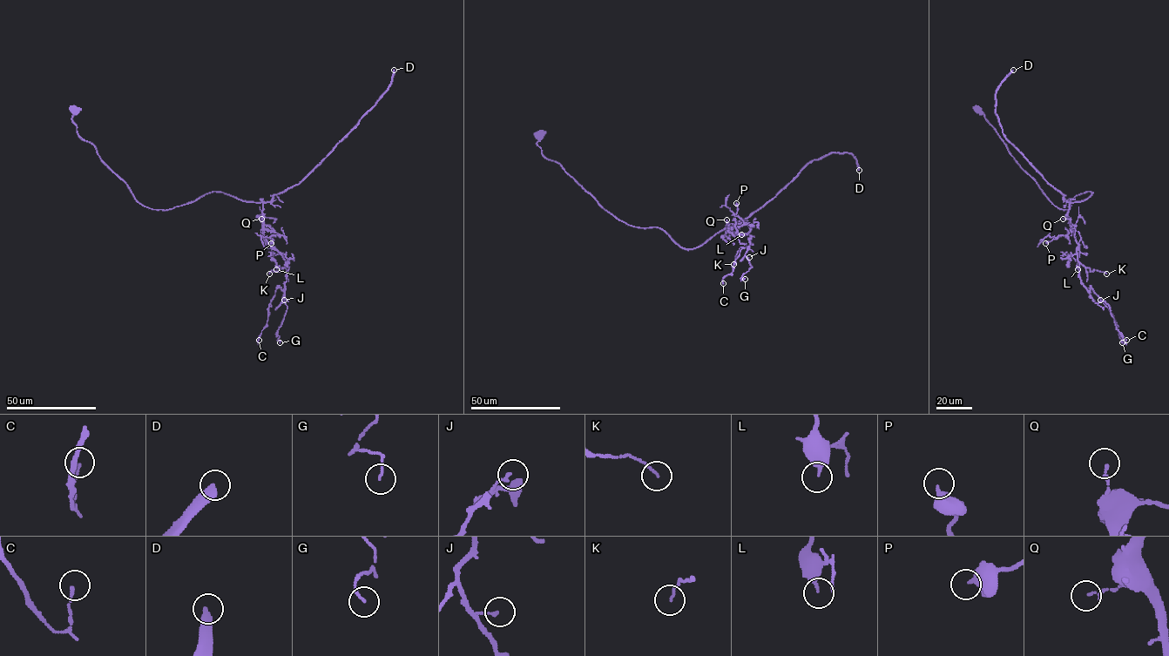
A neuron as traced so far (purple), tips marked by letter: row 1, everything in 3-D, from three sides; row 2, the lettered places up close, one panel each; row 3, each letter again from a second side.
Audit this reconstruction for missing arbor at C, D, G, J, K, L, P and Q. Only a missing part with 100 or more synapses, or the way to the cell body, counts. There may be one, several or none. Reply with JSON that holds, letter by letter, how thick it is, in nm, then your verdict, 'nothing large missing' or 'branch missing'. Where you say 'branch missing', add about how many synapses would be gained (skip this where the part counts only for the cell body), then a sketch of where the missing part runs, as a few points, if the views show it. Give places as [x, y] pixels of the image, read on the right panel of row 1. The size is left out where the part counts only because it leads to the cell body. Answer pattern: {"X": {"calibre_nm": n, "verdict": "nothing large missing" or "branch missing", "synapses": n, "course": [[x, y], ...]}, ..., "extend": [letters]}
{"C": {"calibre_nm": 130, "verdict": "nothing large missing"}, "D": {"calibre_nm": 440, "verdict": "branch missing", "synapses": 350, "course": [[1013, 70], [1033, 42], [1083, 11], [1091, 14], [1102, 27], [1111, 50], [1109, 61], [1112, 64], [1110, 58]]}, "G": {"calibre_nm": 90, "verdict": "nothing large missing"}, "J": {"calibre_nm": 120, "verdict": "nothing large missing"}, "K": {"calibre_nm": 90, "verdict": "nothing large missing"}, "L": {"calibre_nm": 320, "verdict": "nothing large missing"}, "P": {"calibre_nm": 400, "verdict": "nothing large missing"}, "Q": {"calibre_nm": 160, "verdict": "nothing large missing"}, "extend": ["D"]}

